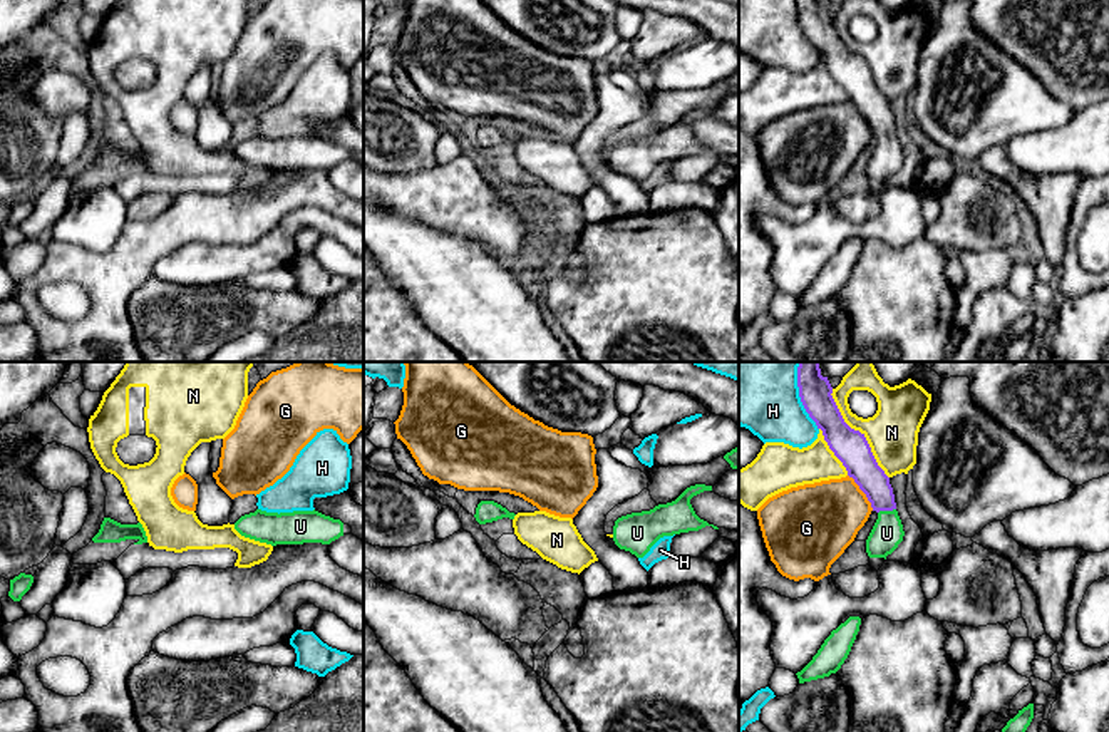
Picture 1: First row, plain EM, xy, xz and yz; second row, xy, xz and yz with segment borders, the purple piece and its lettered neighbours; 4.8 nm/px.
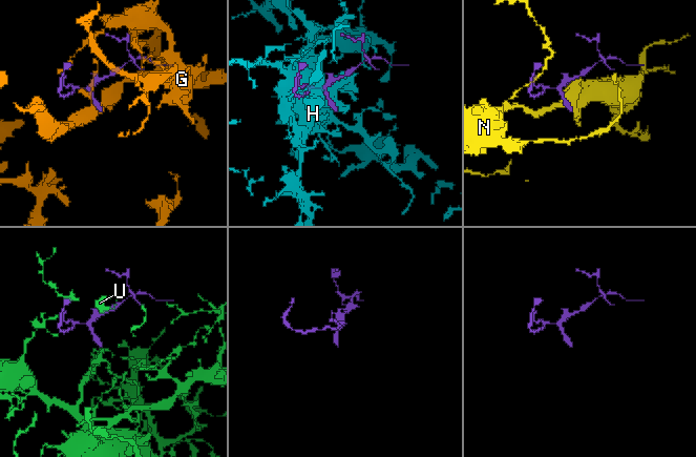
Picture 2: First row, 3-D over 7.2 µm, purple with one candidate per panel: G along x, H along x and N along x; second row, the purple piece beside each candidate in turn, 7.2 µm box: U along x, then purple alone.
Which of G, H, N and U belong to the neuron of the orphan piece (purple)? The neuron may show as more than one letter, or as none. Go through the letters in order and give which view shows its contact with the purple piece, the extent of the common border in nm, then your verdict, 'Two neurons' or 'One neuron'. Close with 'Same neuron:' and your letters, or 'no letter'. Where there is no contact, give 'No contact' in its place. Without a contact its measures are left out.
G: Touches purple in yz. Shared border 220 nm. Two neurons
H: Touches purple in yz. Shared border 280 nm. Two neurons
N: Touches purple in yz. Shared border 500 nm. Two neurons
U: Touches purple in yz. Shared border 90 nm. One neuron
Same neuron: U

